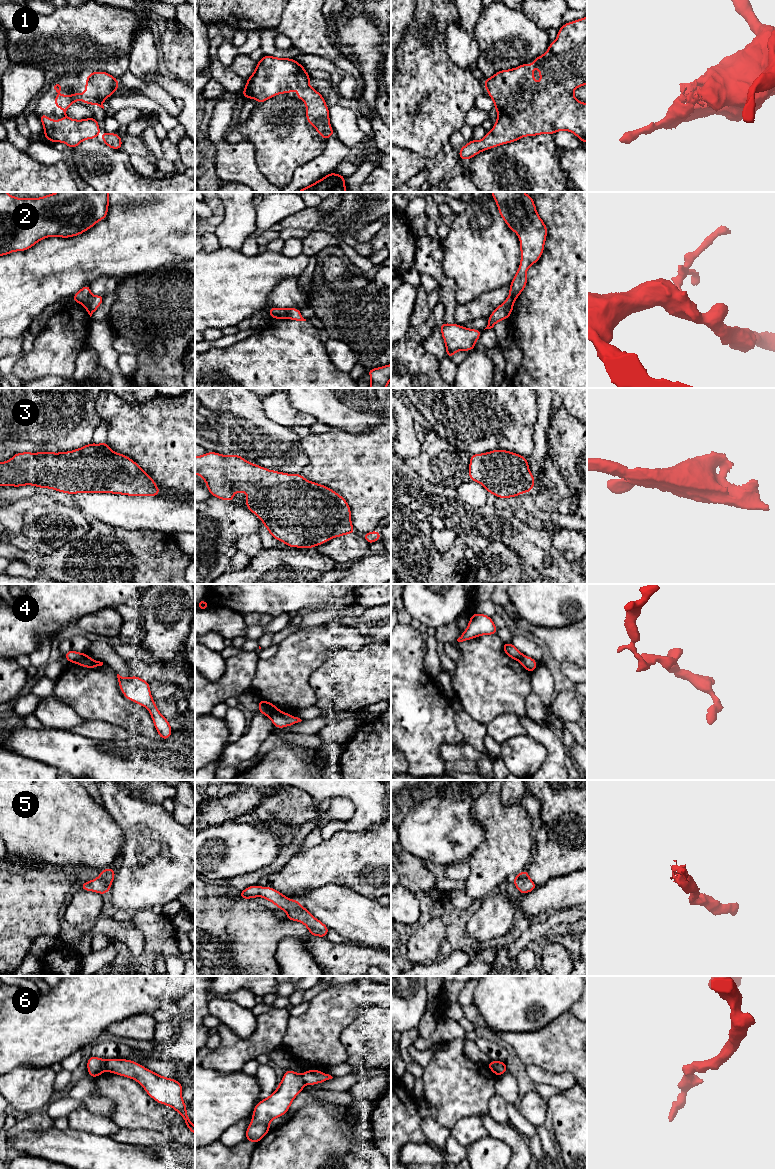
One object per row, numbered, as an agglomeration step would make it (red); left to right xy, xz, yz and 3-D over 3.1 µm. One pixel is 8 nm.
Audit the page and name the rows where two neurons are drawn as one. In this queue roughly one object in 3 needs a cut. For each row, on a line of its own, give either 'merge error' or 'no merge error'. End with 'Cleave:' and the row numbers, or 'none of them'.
1: no merge error
2: merge error
3: no merge error
4: merge error
5: no merge error
6: merge error
Cleave: 2, 4, 6

